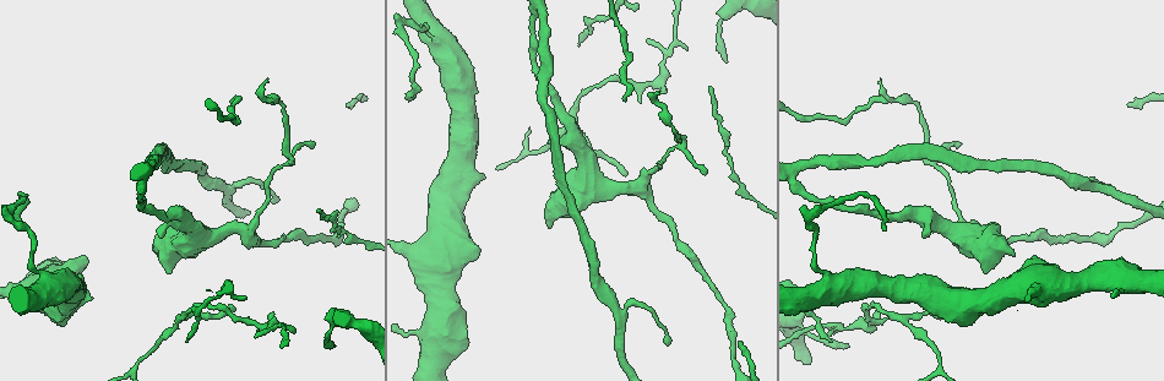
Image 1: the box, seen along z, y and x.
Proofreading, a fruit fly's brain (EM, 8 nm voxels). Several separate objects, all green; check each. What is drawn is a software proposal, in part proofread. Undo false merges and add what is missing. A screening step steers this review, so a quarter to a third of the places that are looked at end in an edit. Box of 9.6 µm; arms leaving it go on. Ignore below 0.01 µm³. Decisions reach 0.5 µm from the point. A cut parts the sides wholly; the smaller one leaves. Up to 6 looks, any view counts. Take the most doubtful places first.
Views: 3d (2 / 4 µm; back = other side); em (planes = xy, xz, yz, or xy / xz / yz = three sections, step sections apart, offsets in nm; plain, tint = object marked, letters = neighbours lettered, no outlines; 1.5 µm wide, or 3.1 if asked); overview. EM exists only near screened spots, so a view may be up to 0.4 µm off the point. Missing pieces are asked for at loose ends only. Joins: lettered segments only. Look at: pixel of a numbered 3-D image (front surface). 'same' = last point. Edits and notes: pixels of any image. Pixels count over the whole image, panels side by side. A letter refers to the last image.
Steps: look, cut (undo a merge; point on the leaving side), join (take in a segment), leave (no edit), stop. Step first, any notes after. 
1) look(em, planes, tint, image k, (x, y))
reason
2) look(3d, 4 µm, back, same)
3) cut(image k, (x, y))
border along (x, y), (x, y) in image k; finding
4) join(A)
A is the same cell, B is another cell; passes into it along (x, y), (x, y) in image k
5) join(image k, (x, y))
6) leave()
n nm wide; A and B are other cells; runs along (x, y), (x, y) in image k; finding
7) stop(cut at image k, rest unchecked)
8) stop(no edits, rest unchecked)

look(3d, 4 µm, image 1, (626, 97))
end of a long branch

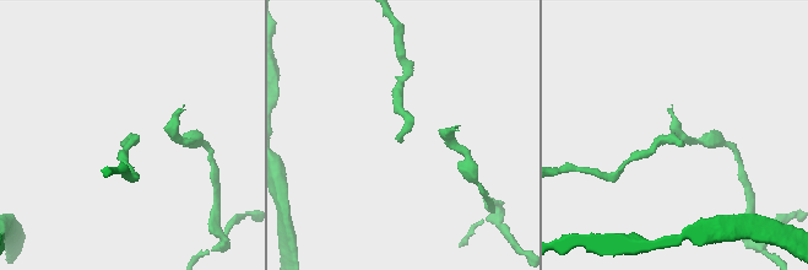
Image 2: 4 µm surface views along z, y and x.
look(em, planes, letters, image 2, (683, 143))

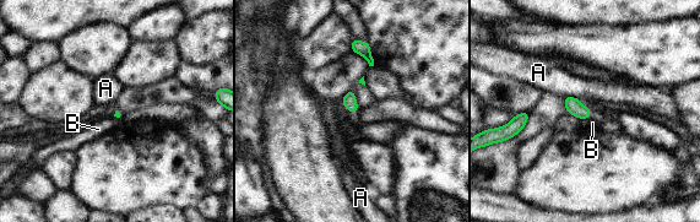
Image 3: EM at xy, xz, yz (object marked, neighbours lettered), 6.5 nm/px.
leave()
A and B are other cells; none of them fits

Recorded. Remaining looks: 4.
look(em, planes, letters, image 1, (314, 145))
an open end

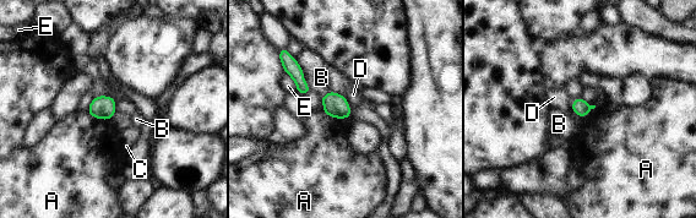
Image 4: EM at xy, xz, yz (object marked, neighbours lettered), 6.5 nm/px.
leave()
110 nm wide; A, B, C, D and E are other cells; border along (571, 99), (571, 109), (585, 118) in image 4; none of them fits

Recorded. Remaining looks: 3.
look(3d, 4 µm, image 1, (573, 114))
two arms in line, one across

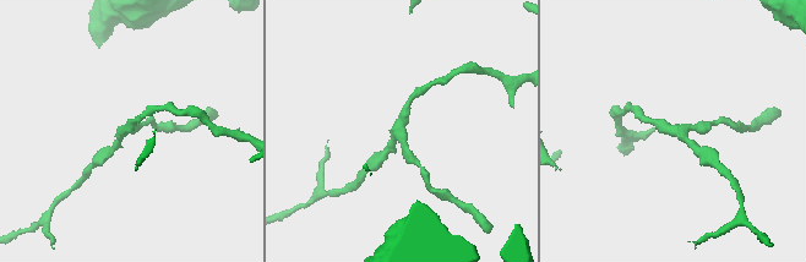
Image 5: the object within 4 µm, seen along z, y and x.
look(em, xz, step 4, letters, image 5, (121, 128))
3 arms; need the tissue

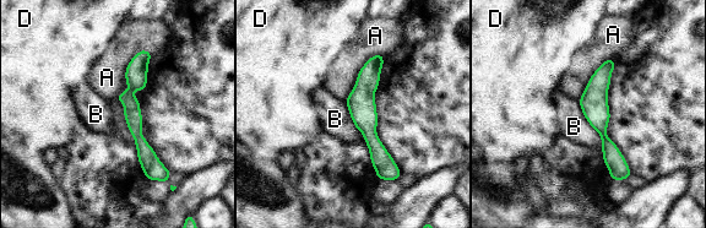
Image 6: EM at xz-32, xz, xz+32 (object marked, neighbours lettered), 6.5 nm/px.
leave()
120 nm wide; A touches over 650 nm; A, B and D are other cells; continuous, no second cell

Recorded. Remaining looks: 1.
stop(no edits, rest unchecked)

